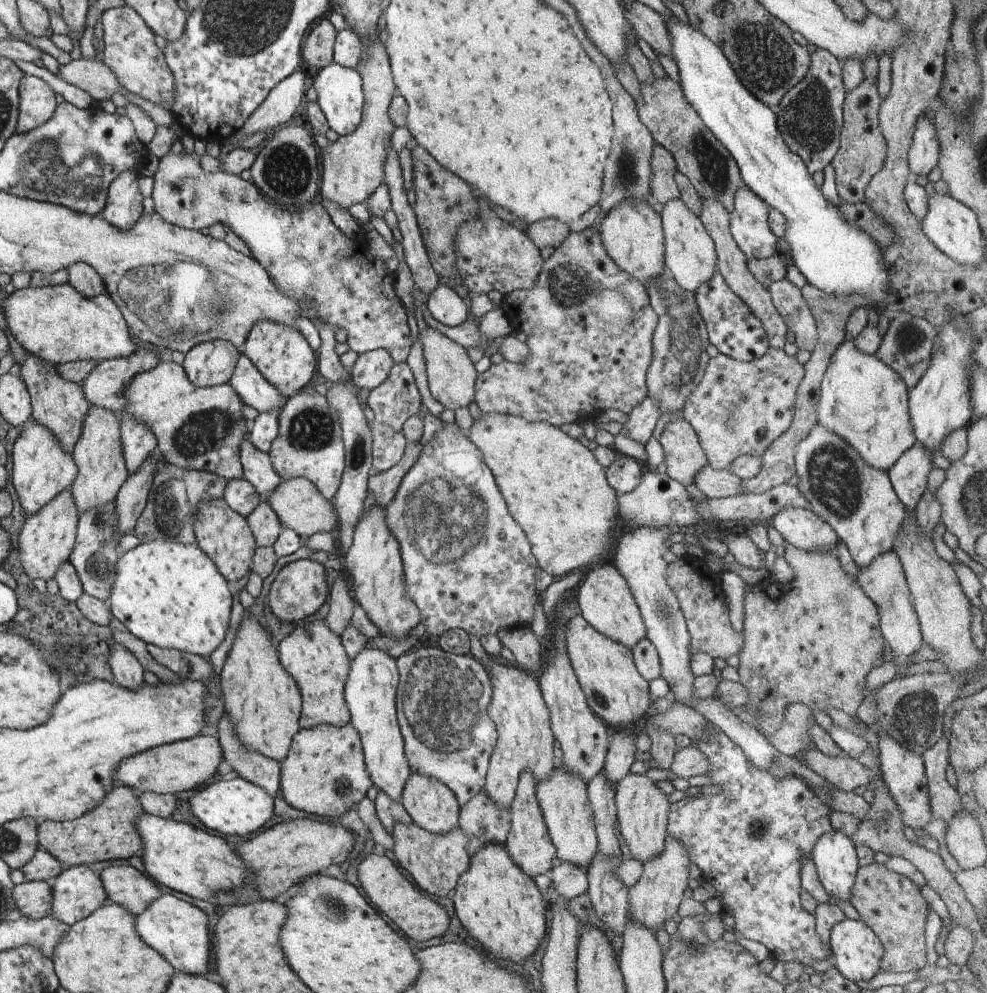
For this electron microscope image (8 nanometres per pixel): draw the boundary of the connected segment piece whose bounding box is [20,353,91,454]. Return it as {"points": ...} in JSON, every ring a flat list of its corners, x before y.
{"points":[[28,353,20,363,20,378,27,382,27,389,31,391,34,420,47,426,59,438,63,449,72,454,91,406,83,386,64,380,56,365,32,353]]}

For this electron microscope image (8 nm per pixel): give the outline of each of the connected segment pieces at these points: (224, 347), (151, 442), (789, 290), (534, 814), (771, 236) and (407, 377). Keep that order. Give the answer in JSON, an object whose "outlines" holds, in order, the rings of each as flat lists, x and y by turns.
{"outlines":[[[214,339,193,346,182,365,197,387,211,387,229,382,241,356,235,343]],[[122,411,120,415,123,454,126,456,127,469,133,473,152,452,157,452,157,438,148,425,128,415,126,411]],[[784,277,772,282,768,291,780,314,785,318,787,328,794,332,796,346,799,350,812,352,818,338,816,321,801,289]],[[524,769,520,773,515,797,509,811,511,812,511,825,504,846,506,846,513,861,533,879,538,874,549,874,554,867,553,860,557,856,557,850,552,842,549,828,546,826,537,799,537,780,528,769]],[[746,185,736,191,734,208,729,213,730,230,737,245,748,259,773,260,779,254,776,246,777,236,772,232,768,222,770,209,771,207]],[[406,361,394,363,389,375,376,388,366,393,366,402,374,412,374,419,369,423,373,438,373,468,380,472,392,468,404,456,409,443,403,433,403,424,414,415,420,414,421,400,412,370]]]}

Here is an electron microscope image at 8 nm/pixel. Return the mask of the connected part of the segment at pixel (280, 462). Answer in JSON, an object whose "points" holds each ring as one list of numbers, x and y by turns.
{"points":[[312,389,292,395,279,412,278,424,278,436,268,452,273,469,282,481,307,478,332,502,344,472,345,452,338,414,327,403,325,395]]}

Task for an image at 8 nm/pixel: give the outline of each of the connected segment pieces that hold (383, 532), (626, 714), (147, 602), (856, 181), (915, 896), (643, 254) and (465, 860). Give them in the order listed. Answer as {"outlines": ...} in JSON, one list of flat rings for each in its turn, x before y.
{"outlines":[[[375,504,370,510,363,512,352,544,343,557,343,572,352,579,352,595,377,626,379,634,406,637,421,622,421,614,407,594,401,544,389,529,387,507]],[[581,614,568,622,566,638,567,653,588,706,610,729,626,724,641,725,652,713,654,697,650,694,648,681,636,668,632,650,598,632]],[[153,540,120,555,108,607,147,645,208,656,230,632,232,594,223,574,197,543]],[[864,79,856,88,846,93,840,146,831,160,835,170,836,190,843,202,862,203,871,178,882,170,887,157,887,142,879,127,879,106,882,101,876,88,876,79]],[[873,861,858,869,849,901,882,943,884,954,879,972,920,971,928,964,924,928,930,907,920,892,921,888,908,877,889,870,882,863]],[[622,201,598,226,608,256,637,281,656,282,664,274,665,248,661,216,648,201]],[[414,821,410,824,398,823,392,829,394,856,398,864,408,870,415,884,434,896,450,896,460,875,468,870,471,859,467,851,469,838,456,826,450,832,436,834,420,828]]]}

